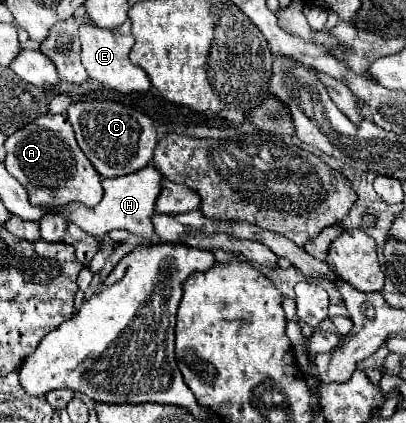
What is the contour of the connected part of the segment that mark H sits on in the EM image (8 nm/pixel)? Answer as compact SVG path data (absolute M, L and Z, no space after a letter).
M147 165L141 171L125 175L125 177L103 179L105 195L103 195L101 203L95 205L95 209L89 209L89 207L83 207L83 205L75 203L71 207L65 207L61 213L69 221L79 225L85 233L95 235L95 237L105 237L113 229L127 229L129 233L135 233L135 235L139 235L143 239L155 239L153 225L151 225L151 215L155 213L155 201L159 197L163 179L165 177L159 175L155 165Z

